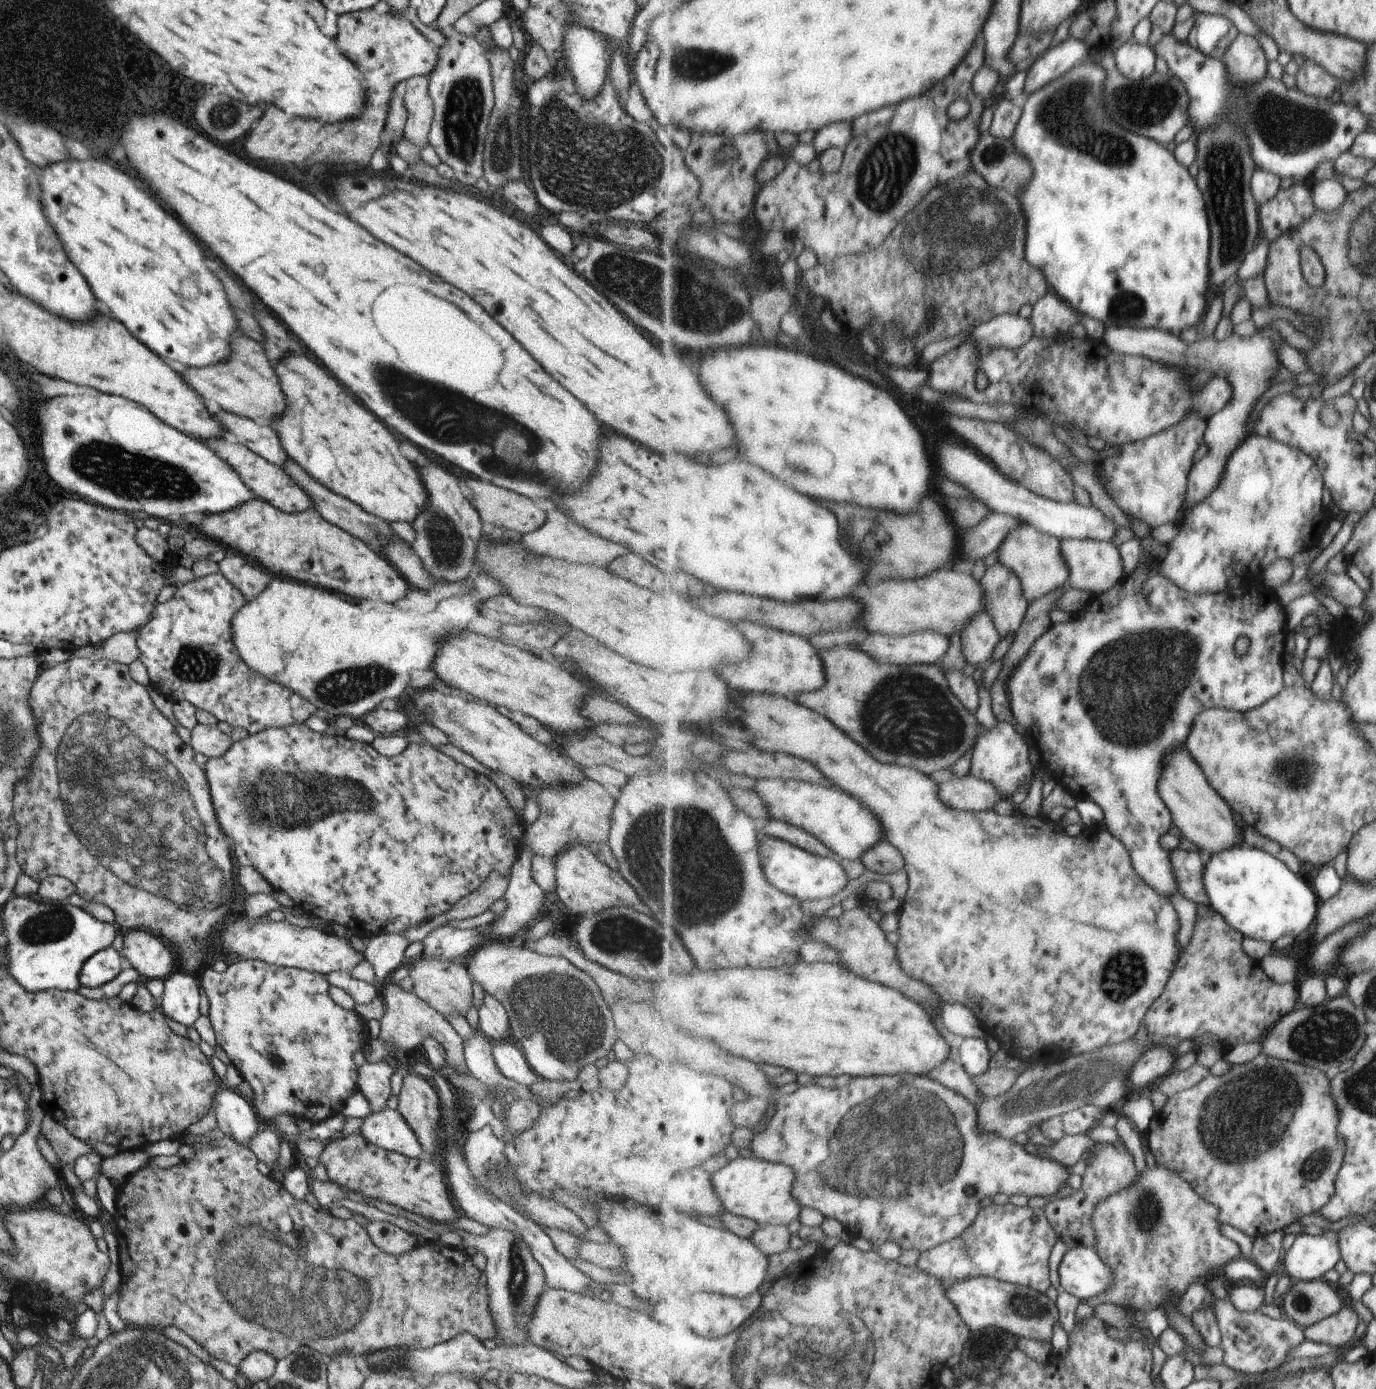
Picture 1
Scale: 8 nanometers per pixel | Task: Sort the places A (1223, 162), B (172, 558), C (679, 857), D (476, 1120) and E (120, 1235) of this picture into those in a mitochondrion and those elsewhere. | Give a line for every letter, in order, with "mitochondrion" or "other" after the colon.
A: mitochondrion
B: other
C: mitochondrion
D: other
E: other

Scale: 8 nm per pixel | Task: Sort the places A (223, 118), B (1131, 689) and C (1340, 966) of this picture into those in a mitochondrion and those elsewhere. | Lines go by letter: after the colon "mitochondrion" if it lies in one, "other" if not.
A: mitochondrion
B: mitochondrion
C: other

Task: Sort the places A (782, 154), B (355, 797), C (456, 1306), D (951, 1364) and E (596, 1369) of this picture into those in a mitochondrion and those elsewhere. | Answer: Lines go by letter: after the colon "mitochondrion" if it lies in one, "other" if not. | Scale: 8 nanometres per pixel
A: other
B: mitochondrion
C: other
D: other
E: other

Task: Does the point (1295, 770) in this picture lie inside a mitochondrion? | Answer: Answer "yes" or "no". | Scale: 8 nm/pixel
yes

